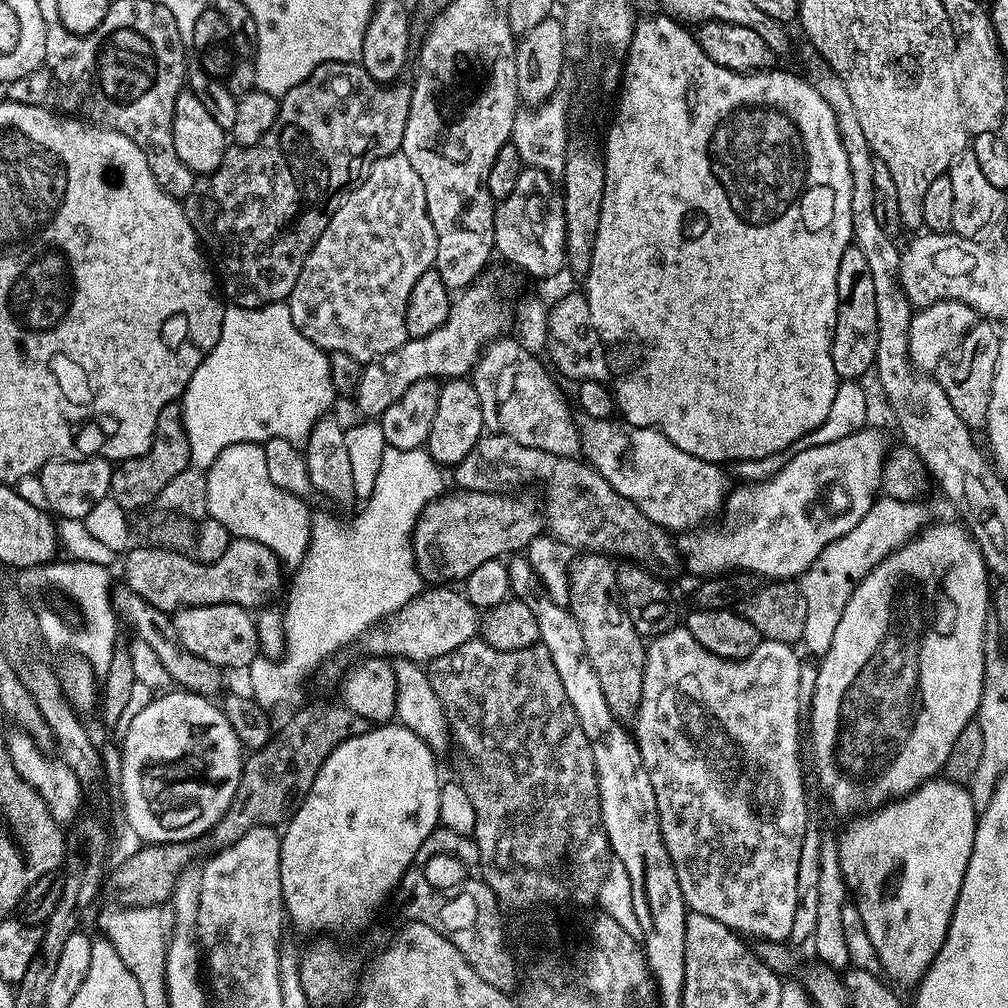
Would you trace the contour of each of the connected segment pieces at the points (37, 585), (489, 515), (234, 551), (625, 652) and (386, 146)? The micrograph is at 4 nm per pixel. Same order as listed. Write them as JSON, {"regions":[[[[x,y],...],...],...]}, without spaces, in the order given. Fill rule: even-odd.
{"regions":[[[[62,558],[50,563],[35,564],[34,566],[17,569],[16,585],[23,593],[38,592],[48,586],[56,588],[77,604],[83,620],[82,628],[72,630],[70,623],[52,610],[39,609],[36,613],[39,632],[43,643],[54,650],[70,648],[75,655],[87,661],[98,678],[103,678],[110,667],[115,648],[119,641],[118,626],[120,619],[112,608],[112,589],[114,580],[111,569],[104,564],[80,561],[73,558]]],[[[452,490],[445,495],[439,496],[438,499],[430,501],[422,510],[422,514],[416,523],[416,529],[412,531],[412,549],[414,550],[414,558],[416,559],[416,569],[418,569],[420,575],[424,577],[425,581],[431,582],[436,586],[444,586],[449,582],[456,582],[452,580],[464,582],[468,575],[470,575],[472,571],[478,569],[478,566],[481,566],[484,562],[508,558],[513,554],[523,553],[533,538],[541,535],[542,529],[544,528],[544,517],[541,509],[538,507],[537,501],[535,504],[530,497],[520,495],[524,494],[505,494],[503,492],[465,492],[463,490]]],[[[232,538],[222,558],[213,564],[201,564],[180,550],[151,547],[133,547],[123,557],[125,560],[122,580],[134,594],[140,595],[158,610],[169,614],[176,613],[179,608],[207,604],[240,604],[252,610],[256,608],[255,604],[263,605],[263,600],[280,588],[281,562],[269,548],[262,546],[262,542]]],[[[599,552],[580,554],[573,559],[568,608],[582,629],[586,654],[590,654],[590,666],[594,666],[594,674],[598,674],[598,683],[602,686],[606,706],[610,706],[610,714],[614,714],[614,718],[621,722],[632,722],[642,702],[646,644],[634,630],[634,622],[630,622],[630,614],[620,601],[617,565],[608,560],[611,559]]],[[[326,62],[322,66],[315,68],[305,80],[298,82],[298,86],[294,86],[287,94],[279,97],[280,109],[278,110],[278,118],[274,122],[274,126],[270,126],[270,130],[266,130],[266,134],[257,144],[229,146],[224,152],[224,157],[218,166],[218,170],[201,175],[197,179],[194,190],[190,190],[190,194],[184,197],[182,201],[184,213],[186,218],[190,218],[190,226],[194,226],[196,237],[200,239],[201,245],[206,249],[207,255],[214,265],[214,272],[218,277],[218,284],[222,289],[223,295],[235,307],[261,308],[267,304],[279,304],[287,301],[288,296],[294,290],[294,282],[298,282],[298,274],[302,270],[302,266],[306,262],[314,242],[318,242],[322,230],[326,230],[328,219],[332,217],[332,207],[337,197],[345,190],[351,189],[357,182],[363,180],[374,166],[374,162],[401,151],[404,135],[406,134],[406,118],[410,114],[411,97],[412,89],[407,83],[379,84],[377,80],[370,78],[370,74],[364,69],[363,64],[359,62],[350,64],[346,62]]]]}

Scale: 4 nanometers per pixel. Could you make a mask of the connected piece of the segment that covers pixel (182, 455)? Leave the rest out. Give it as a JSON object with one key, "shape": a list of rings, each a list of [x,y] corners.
{"shape":[[[173,402],[162,406],[154,430],[150,450],[133,460],[121,460],[112,469],[112,487],[110,496],[125,510],[144,508],[147,504],[155,505],[167,484],[178,478],[182,470],[191,465],[190,442],[184,429],[184,413],[179,403]]]}

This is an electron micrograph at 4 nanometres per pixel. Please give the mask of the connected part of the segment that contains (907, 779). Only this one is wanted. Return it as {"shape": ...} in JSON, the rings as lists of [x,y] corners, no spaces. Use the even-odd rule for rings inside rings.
{"shape":[[[929,523],[919,534],[912,537],[907,544],[901,548],[895,548],[886,558],[882,558],[882,562],[878,562],[878,566],[871,568],[860,581],[857,582],[856,588],[850,594],[850,598],[846,602],[846,606],[842,610],[842,618],[838,618],[836,629],[832,635],[830,642],[830,650],[819,661],[820,668],[815,669],[816,685],[810,689],[812,696],[812,760],[816,763],[816,780],[820,783],[820,788],[824,791],[824,796],[828,799],[828,804],[836,812],[852,812],[848,814],[864,814],[869,810],[875,810],[884,807],[889,801],[900,799],[901,796],[908,796],[914,791],[919,784],[925,784],[927,780],[939,777],[944,771],[944,763],[946,758],[950,758],[950,746],[954,746],[954,742],[958,739],[958,734],[965,728],[967,724],[976,720],[976,712],[980,709],[980,699],[982,698],[982,690],[984,689],[984,650],[986,641],[984,641],[984,631],[987,630],[988,624],[990,628],[990,605],[993,603],[993,593],[988,586],[990,581],[990,573],[986,562],[984,561],[982,550],[976,544],[974,537],[964,526],[963,523],[956,524],[935,524]]]}

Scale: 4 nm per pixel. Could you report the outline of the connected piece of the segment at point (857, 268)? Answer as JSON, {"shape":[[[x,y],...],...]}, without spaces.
{"shape":[[[855,246],[849,248],[842,254],[842,262],[838,262],[838,318],[836,329],[832,335],[832,361],[837,377],[841,381],[859,381],[873,371],[875,362],[875,351],[878,345],[878,315],[877,303],[874,302],[873,275],[870,272],[869,263],[866,262],[862,250]]]}

